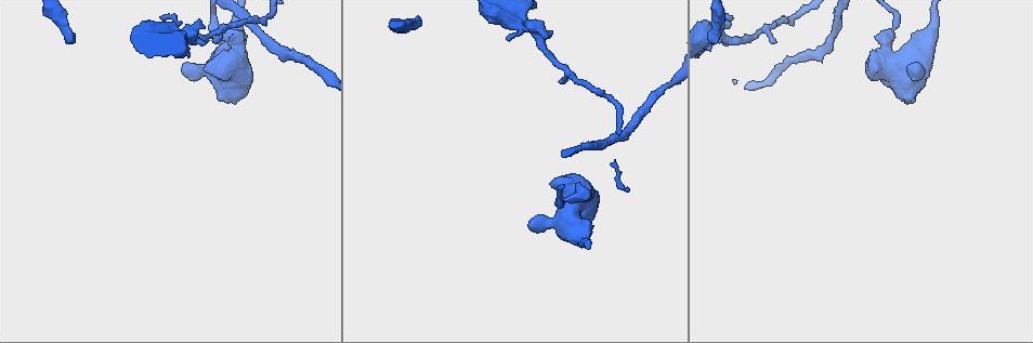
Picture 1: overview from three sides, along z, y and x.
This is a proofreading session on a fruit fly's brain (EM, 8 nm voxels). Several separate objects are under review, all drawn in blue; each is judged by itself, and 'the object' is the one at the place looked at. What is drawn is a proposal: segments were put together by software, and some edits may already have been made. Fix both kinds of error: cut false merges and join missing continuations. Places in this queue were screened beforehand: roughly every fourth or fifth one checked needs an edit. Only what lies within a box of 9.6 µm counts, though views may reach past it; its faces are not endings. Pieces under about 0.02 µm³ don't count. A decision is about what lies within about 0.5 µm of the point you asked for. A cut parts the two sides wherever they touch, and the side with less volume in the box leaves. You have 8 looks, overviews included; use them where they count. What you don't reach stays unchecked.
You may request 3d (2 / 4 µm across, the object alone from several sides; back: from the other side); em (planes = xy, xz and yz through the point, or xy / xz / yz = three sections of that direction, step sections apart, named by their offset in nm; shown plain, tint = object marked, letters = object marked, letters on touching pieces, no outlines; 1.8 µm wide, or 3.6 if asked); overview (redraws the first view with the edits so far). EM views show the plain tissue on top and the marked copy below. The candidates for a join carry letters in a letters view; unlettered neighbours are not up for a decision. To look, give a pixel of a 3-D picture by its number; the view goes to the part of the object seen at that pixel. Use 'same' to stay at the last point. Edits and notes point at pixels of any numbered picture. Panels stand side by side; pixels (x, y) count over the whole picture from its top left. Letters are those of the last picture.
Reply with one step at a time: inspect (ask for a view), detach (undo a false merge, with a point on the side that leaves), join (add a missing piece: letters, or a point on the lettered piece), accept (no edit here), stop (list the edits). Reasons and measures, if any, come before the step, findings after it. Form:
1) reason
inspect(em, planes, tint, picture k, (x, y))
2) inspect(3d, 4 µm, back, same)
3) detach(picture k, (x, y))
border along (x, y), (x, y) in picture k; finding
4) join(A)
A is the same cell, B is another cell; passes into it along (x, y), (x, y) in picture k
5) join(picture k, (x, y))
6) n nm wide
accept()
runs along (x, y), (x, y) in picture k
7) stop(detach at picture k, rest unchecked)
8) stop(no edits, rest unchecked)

free end
inspect(3d, 4 µm, picture 1, (491, 22))

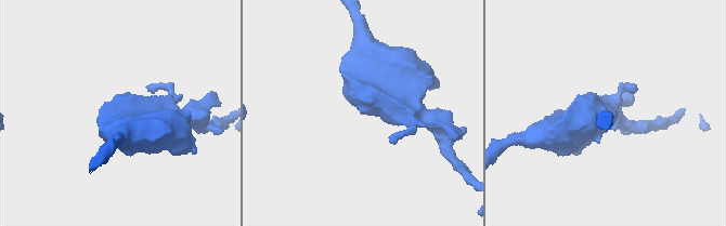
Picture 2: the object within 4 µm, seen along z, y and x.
shape alone is not enough
inspect(em, 3.6 µm, yz, step 16, letters, picture 2, (361, 112))

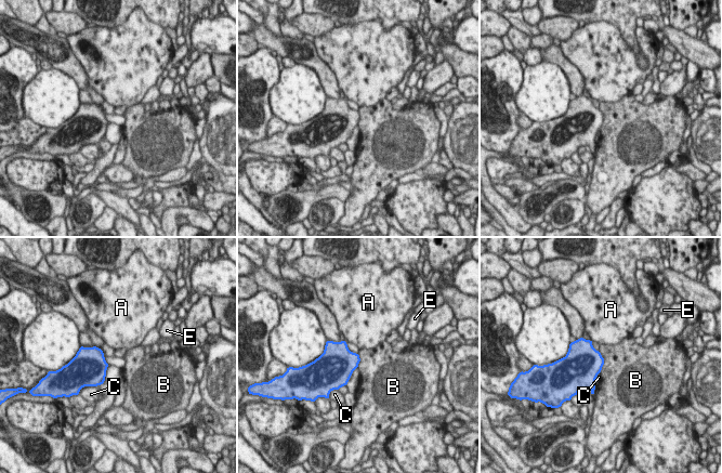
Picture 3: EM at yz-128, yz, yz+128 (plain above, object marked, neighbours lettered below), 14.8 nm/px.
accept()
A, B, C and E are other cells; no lettered piece goes on from it

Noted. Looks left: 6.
thin end
inspect(3d, 4 µm, picture 1, (214, 43))

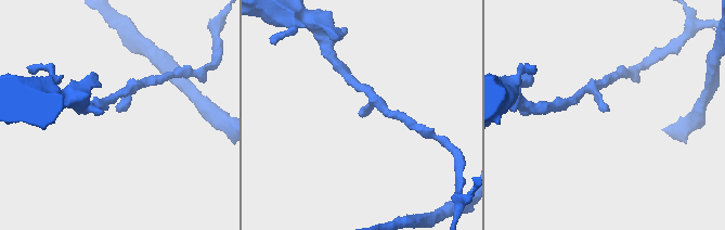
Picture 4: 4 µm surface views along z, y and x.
inspect(em, planes, letters, picture 4, (116, 110))

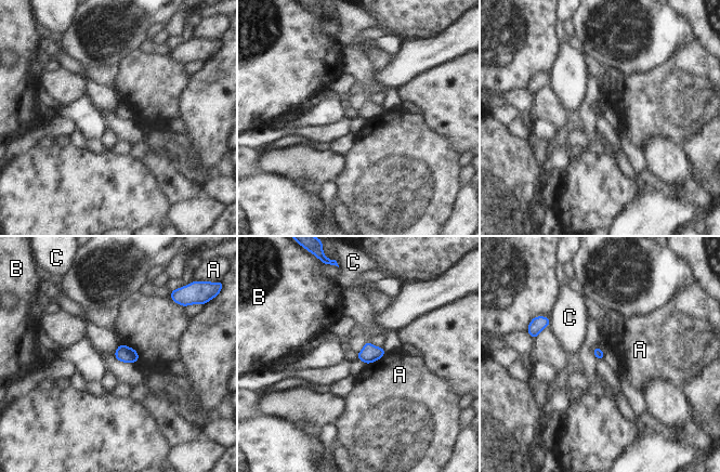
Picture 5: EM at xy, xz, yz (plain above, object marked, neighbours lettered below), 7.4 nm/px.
A touches over 190 nm
accept()
A, B and C are other cells; border along (120, 342), (132, 348), (139, 359) in picture 5; none of them fits

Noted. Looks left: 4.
branch stops here
inspect(em, xy, step 16, tint, picture 1, (72, 41))

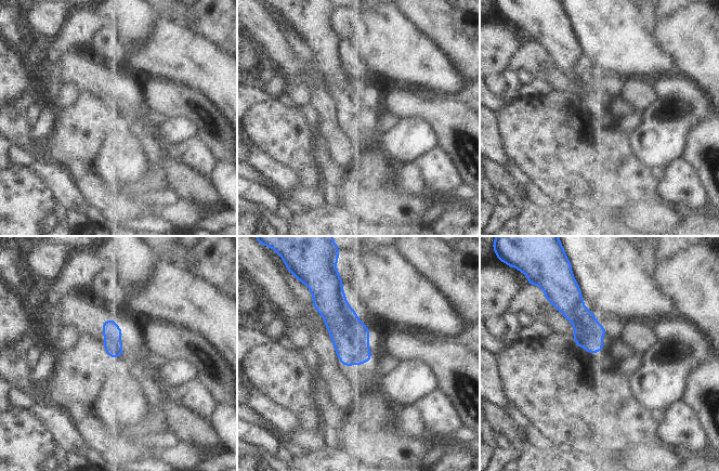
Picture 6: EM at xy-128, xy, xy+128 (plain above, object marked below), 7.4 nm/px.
another direction
inspect(em, planes, letters, same)

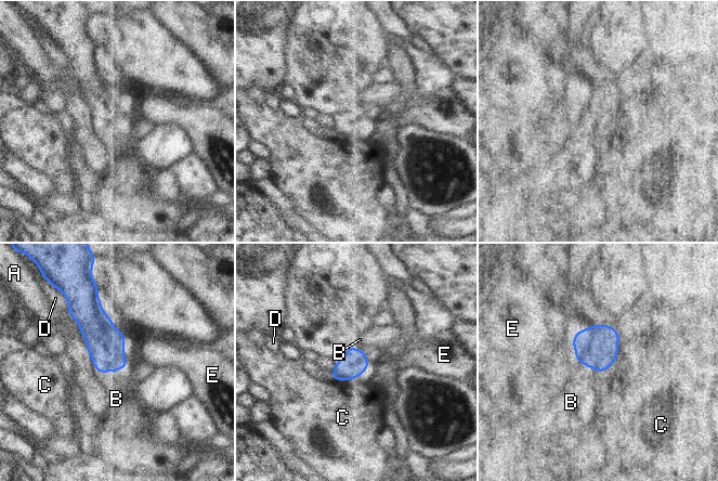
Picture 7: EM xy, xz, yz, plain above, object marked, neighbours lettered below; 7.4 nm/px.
200 nm wide
join(B)
B is the same cell, A, C, D and E are other cells; the neuron continues

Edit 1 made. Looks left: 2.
stop(join at picture 7, rest unchecked)

